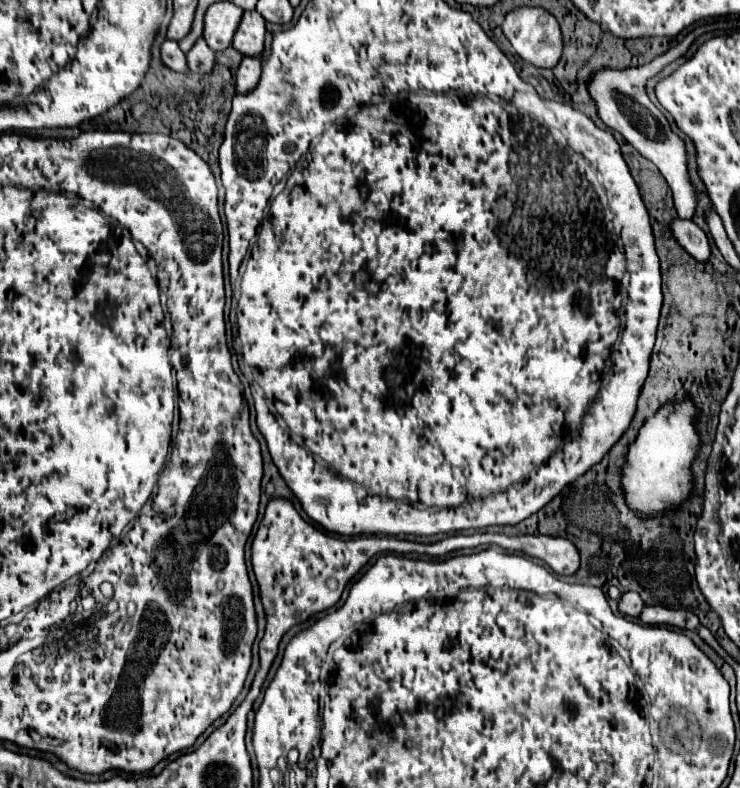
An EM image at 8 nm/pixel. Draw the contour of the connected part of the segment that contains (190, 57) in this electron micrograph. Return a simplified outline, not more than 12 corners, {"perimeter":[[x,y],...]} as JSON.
{"perimeter":[[199,38],[185,56],[191,72],[211,72],[215,52]]}

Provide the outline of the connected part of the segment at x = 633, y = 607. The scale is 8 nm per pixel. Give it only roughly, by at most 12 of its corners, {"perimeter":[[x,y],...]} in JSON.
{"perimeter":[[637,592],[619,598],[619,612],[637,618],[643,600]]}

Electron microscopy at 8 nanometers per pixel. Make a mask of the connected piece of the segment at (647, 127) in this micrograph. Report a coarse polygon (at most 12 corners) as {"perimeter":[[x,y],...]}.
{"perimeter":[[696,27],[645,66],[597,70],[597,116],[651,160],[679,218],[695,212],[685,144],[645,84],[712,29]]}

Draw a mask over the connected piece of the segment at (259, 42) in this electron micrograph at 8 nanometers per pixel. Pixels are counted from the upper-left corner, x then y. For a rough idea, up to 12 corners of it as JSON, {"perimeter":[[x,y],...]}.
{"perimeter":[[245,12],[233,46],[245,56],[259,56],[265,40],[265,20]]}

